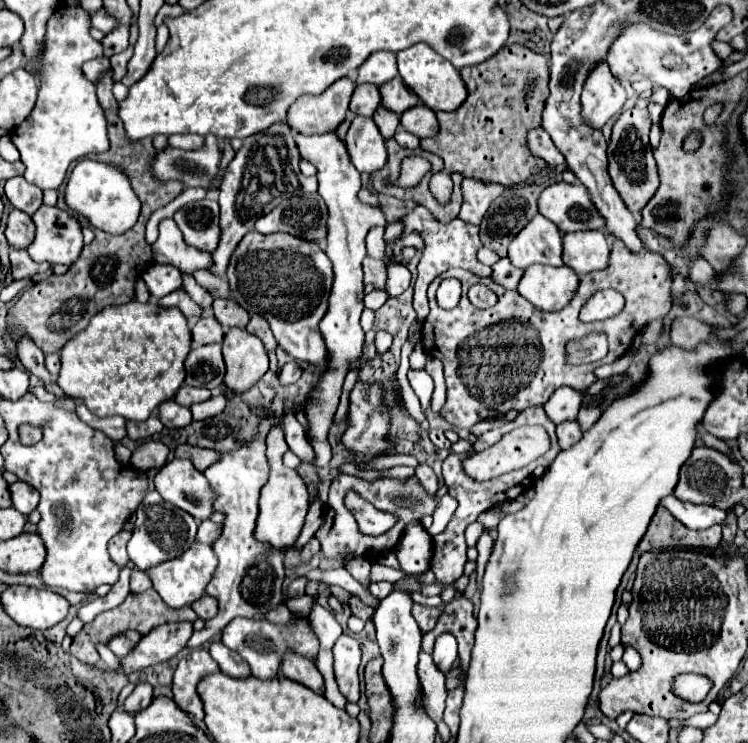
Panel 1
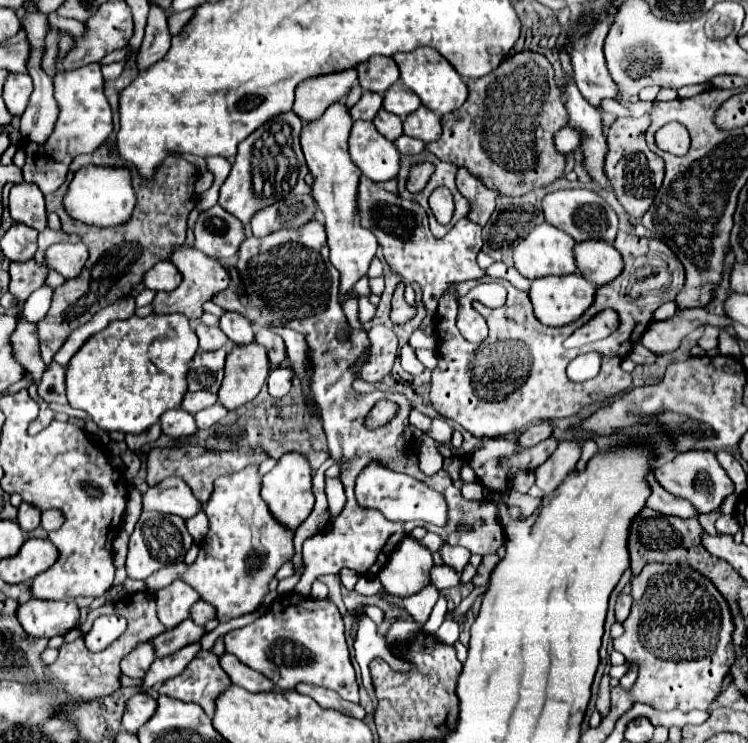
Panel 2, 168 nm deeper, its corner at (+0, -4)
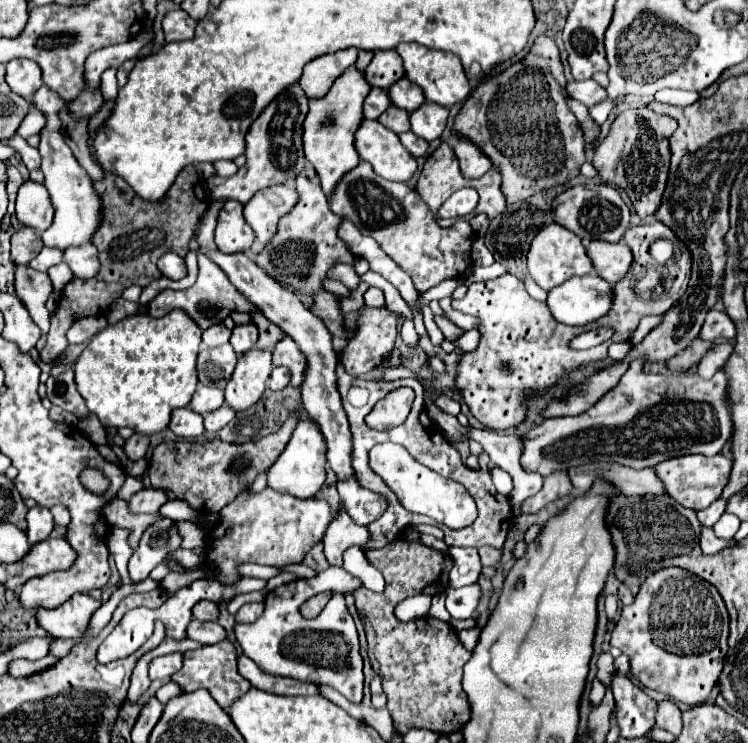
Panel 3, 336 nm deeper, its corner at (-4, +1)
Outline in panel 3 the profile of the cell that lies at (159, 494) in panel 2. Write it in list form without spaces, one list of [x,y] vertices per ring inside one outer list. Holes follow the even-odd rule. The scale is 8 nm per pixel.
[[[142,489],[128,501],[128,511],[138,513],[158,513],[160,505],[166,503],[166,495],[162,489]]]

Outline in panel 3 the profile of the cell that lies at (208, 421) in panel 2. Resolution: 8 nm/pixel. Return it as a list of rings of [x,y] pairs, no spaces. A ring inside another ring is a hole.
[[[222,405],[220,409],[204,415],[204,427],[206,427],[206,431],[216,433],[216,431],[220,431],[222,427],[226,427],[232,419],[234,419],[234,411],[232,411],[228,405]]]

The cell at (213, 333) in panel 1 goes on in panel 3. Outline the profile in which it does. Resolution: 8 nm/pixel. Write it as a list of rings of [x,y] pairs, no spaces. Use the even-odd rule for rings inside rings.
[[[212,325],[202,333],[202,343],[206,347],[220,347],[224,343],[228,343],[230,339],[230,329],[226,325]]]

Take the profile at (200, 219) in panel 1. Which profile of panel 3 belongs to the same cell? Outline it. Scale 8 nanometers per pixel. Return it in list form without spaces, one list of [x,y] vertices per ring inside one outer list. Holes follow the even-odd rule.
[[[226,201],[216,225],[216,245],[224,253],[242,253],[254,243],[254,231],[244,221],[242,205]]]

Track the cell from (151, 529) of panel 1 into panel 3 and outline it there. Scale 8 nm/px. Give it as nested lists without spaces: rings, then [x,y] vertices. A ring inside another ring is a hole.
[[[162,519],[148,527],[140,539],[138,549],[134,551],[130,563],[128,563],[128,573],[134,583],[144,581],[150,571],[166,559],[166,555],[174,549],[180,547],[180,535],[176,533],[174,525],[170,519]]]

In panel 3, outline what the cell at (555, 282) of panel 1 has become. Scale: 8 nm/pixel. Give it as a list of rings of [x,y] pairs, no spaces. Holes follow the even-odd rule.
[[[588,273],[554,287],[548,293],[548,307],[554,319],[564,325],[586,325],[610,311],[612,297],[612,285],[596,273]]]

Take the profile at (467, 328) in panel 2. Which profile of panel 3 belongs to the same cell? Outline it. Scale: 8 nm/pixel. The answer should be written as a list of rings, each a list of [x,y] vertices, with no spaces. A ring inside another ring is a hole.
[[[360,161],[330,195],[330,211],[350,219],[362,231],[392,257],[414,281],[418,291],[442,283],[444,279],[458,279],[472,265],[470,245],[474,241],[472,227],[466,219],[458,219],[452,227],[444,229],[436,223],[422,197],[406,183],[392,183],[380,179],[366,161]]]

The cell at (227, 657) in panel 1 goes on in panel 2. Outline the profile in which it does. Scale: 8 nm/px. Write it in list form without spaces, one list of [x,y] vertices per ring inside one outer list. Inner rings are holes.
[[[228,652],[222,654],[220,666],[224,668],[224,672],[230,676],[230,680],[236,686],[242,686],[252,692],[266,692],[266,690],[274,688],[274,684],[268,678],[264,678],[260,672],[248,668],[246,664],[242,664],[234,654],[228,654]]]

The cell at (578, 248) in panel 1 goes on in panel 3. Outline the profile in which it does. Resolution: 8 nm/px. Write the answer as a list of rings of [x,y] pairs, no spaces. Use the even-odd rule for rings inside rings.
[[[592,241],[586,251],[594,263],[596,273],[608,283],[618,283],[620,279],[624,279],[632,265],[632,251],[624,243]]]

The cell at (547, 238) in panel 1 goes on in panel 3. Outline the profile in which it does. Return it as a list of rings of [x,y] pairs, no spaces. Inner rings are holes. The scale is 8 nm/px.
[[[552,223],[544,227],[532,241],[528,251],[528,271],[530,277],[544,289],[550,291],[552,287],[558,287],[566,279],[574,275],[588,275],[592,271],[592,261],[580,241],[580,237],[568,229],[564,229],[558,223]]]

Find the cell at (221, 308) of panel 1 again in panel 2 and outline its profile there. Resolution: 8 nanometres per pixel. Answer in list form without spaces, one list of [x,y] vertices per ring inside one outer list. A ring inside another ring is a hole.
[[[224,312],[220,318],[220,328],[234,344],[250,344],[254,340],[250,320],[240,316],[238,312]]]

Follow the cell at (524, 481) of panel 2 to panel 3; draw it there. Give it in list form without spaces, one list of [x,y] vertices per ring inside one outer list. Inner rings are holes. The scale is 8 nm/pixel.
[[[638,359],[632,361],[620,383],[582,415],[546,419],[522,435],[522,467],[546,477],[558,469],[592,461],[646,469],[680,455],[720,453],[732,435],[732,419],[726,407],[726,375],[718,371],[706,381],[698,373],[664,377],[644,373],[642,367]]]

